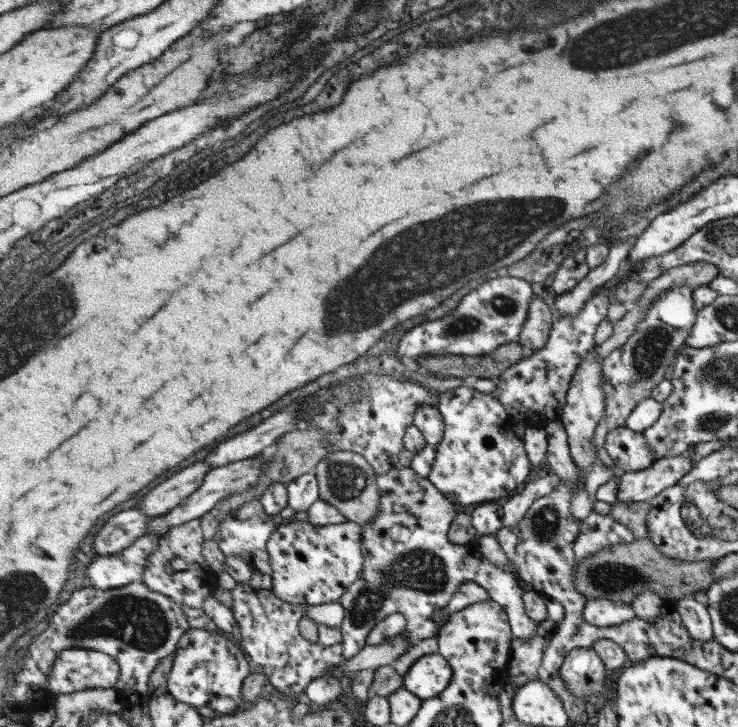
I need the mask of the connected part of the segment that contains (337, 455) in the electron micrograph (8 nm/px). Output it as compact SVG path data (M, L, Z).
M350 451L328 453L315 468L319 484L319 498L335 506L348 521L360 526L372 524L382 512L378 474L365 456Z

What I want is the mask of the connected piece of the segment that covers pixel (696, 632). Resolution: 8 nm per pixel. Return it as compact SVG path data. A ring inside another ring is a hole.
M692 596L678 599L670 605L678 612L681 624L691 639L714 640L706 606L695 601Z

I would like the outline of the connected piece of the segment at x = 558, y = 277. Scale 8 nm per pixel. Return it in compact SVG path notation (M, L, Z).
M586 249L573 251L562 261L558 270L553 274L551 287L555 294L558 294L557 296L561 296L561 294L575 288L589 272L591 272L591 267L587 262Z

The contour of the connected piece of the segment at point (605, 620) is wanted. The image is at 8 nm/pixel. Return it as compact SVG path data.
M595 598L587 601L584 610L585 620L600 627L619 626L634 619L630 604L613 602L607 598Z

